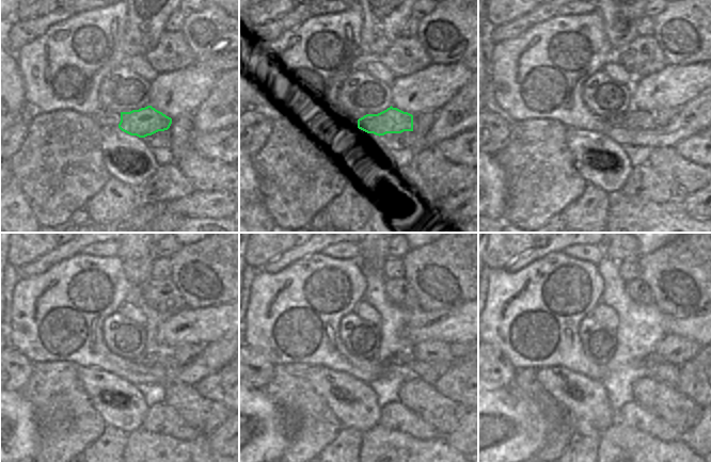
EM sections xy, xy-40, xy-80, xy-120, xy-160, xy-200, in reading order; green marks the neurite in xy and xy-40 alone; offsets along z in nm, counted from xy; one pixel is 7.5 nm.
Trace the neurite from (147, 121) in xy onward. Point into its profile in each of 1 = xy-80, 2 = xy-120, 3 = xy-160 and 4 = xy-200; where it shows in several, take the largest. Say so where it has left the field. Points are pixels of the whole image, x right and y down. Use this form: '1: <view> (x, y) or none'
1: xy-80 (633, 118)
2: xy-120 (163, 359)
3: xy-160 (425, 371)
4: xy-200 (668, 373)

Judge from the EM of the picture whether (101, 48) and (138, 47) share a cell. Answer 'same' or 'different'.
different

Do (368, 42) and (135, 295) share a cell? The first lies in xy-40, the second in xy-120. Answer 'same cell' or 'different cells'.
different cells

